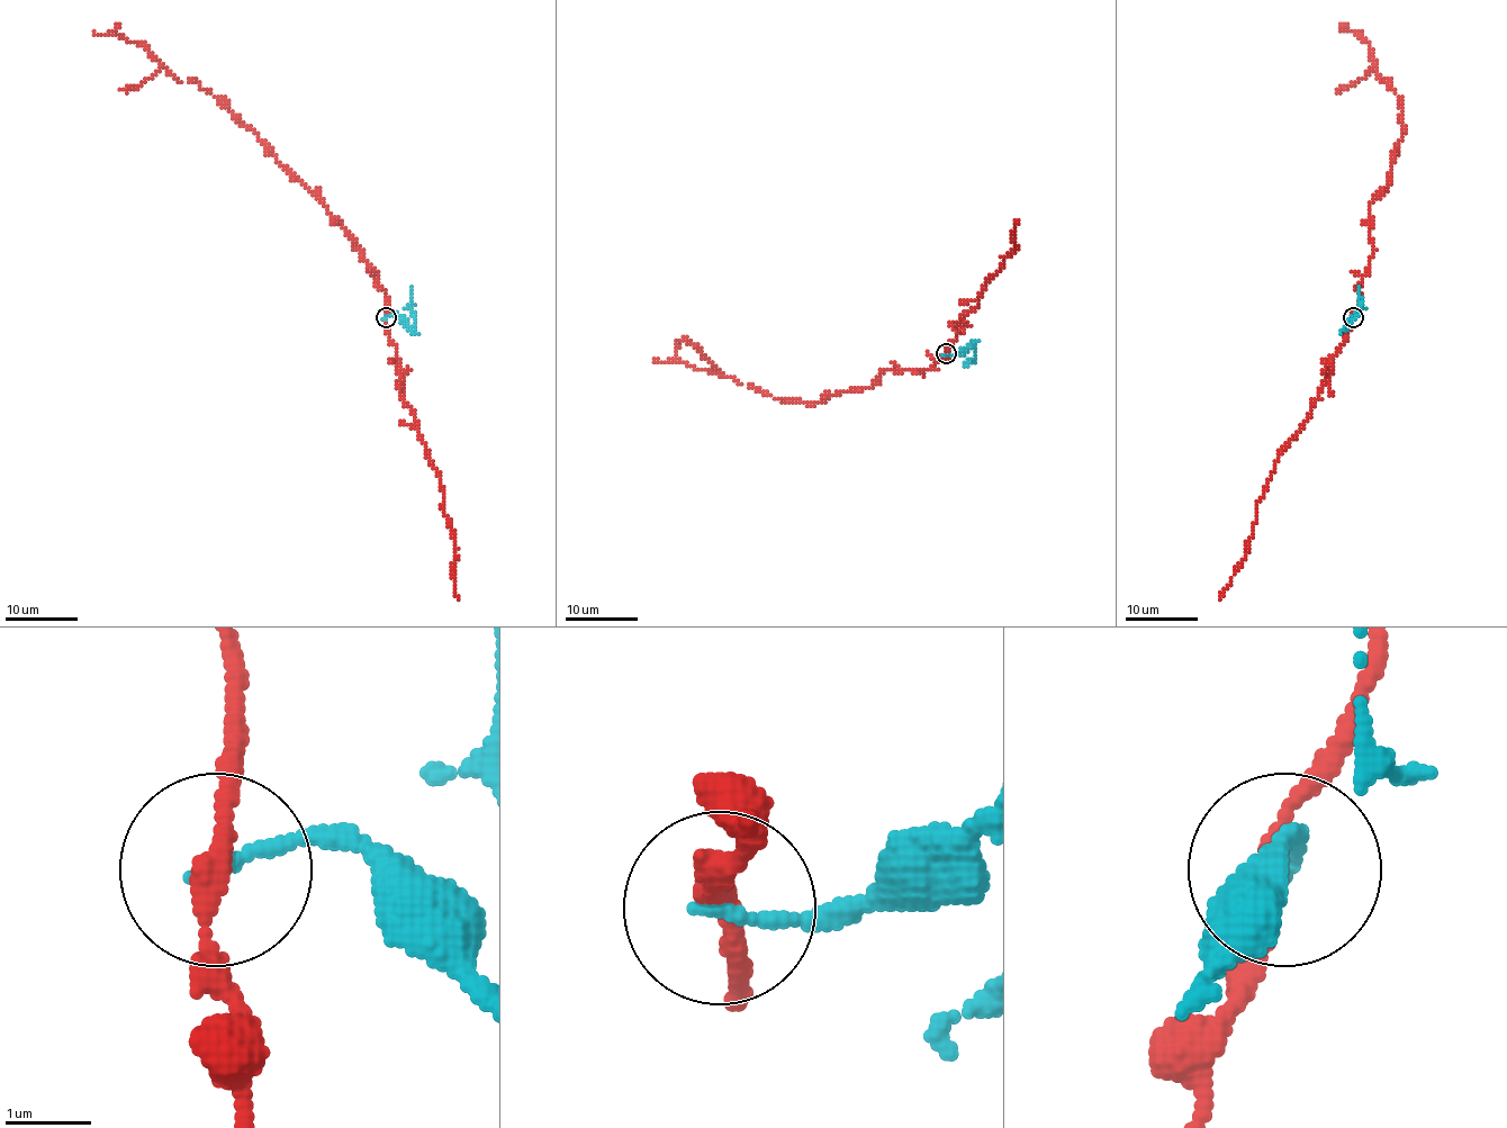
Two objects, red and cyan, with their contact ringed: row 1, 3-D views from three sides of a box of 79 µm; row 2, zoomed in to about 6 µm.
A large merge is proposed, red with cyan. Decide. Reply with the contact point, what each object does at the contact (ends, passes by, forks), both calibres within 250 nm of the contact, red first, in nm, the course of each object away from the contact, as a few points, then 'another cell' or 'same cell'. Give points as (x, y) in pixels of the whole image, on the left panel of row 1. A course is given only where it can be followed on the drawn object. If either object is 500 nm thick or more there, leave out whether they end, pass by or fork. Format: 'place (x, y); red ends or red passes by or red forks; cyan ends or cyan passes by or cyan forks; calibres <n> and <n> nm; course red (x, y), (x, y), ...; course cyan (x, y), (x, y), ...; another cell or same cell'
place (386, 317); red passes by; cyan ends; calibres 240 and 180 nm; course red (387, 316), (387, 292), (362, 252), (252, 131), (209, 92), (176, 80), (142, 45), (93, 34); course cyan (387, 316), (397, 315), (412, 327), (411, 287); another cell

